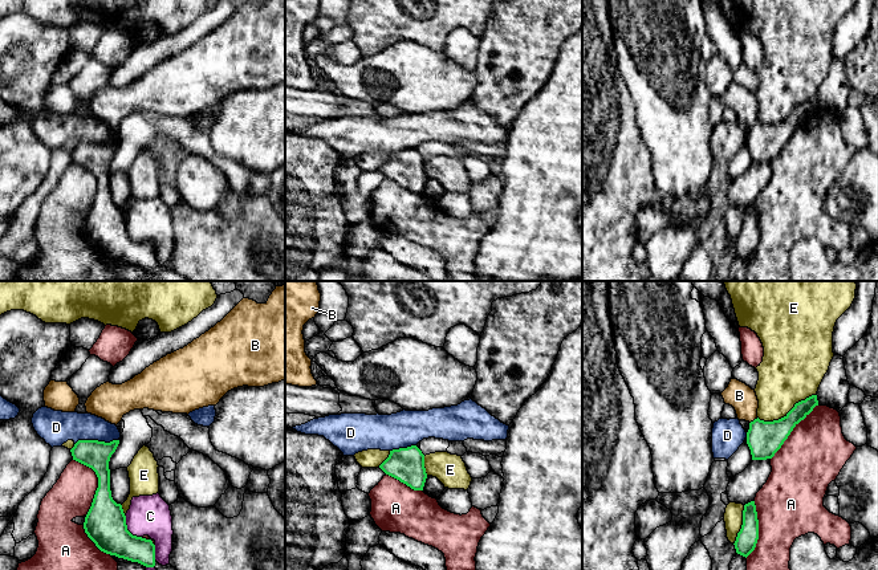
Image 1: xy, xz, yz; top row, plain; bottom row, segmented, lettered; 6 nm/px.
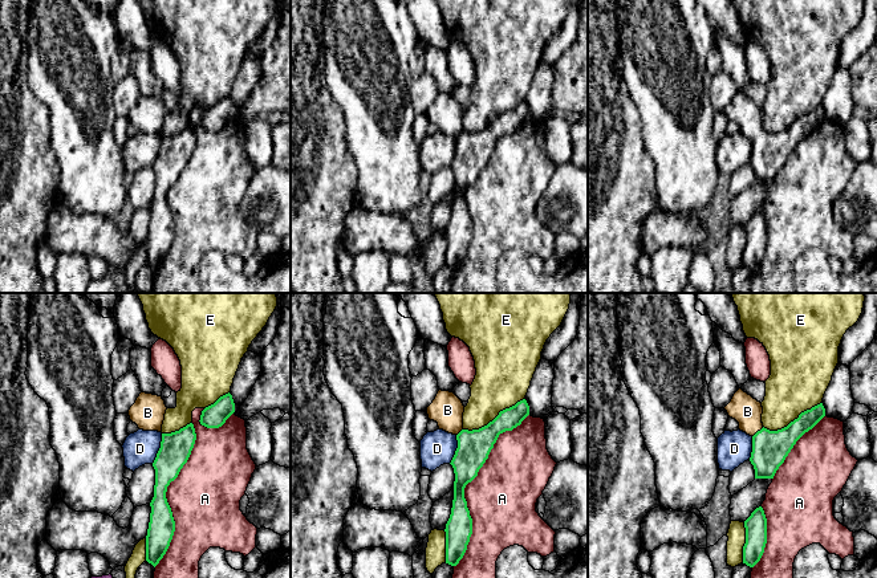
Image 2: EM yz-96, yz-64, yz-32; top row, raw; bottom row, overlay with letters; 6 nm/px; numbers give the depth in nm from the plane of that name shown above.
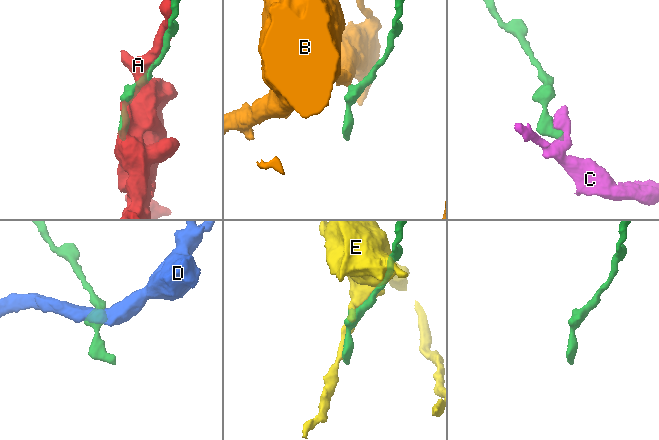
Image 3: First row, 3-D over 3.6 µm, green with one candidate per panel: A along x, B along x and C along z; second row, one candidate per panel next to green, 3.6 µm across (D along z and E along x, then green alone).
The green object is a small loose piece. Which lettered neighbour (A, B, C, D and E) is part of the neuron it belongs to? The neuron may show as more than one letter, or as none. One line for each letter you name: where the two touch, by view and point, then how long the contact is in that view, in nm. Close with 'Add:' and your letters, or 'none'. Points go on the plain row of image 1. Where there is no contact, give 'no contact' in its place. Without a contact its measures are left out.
B: contact yz (755, 122); length 70 nm
Add: B

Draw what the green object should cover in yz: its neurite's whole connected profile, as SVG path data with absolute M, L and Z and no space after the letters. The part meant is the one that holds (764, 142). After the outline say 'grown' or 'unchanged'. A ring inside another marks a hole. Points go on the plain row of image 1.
M735 81L731 82L721 99L725 107L735 111L739 123L749 126L747 147L751 152L752 163L772 162L793 131L818 109L817 98L812 98L796 106L784 121L764 125L757 121L759 103L756 95L745 86Z; grown

